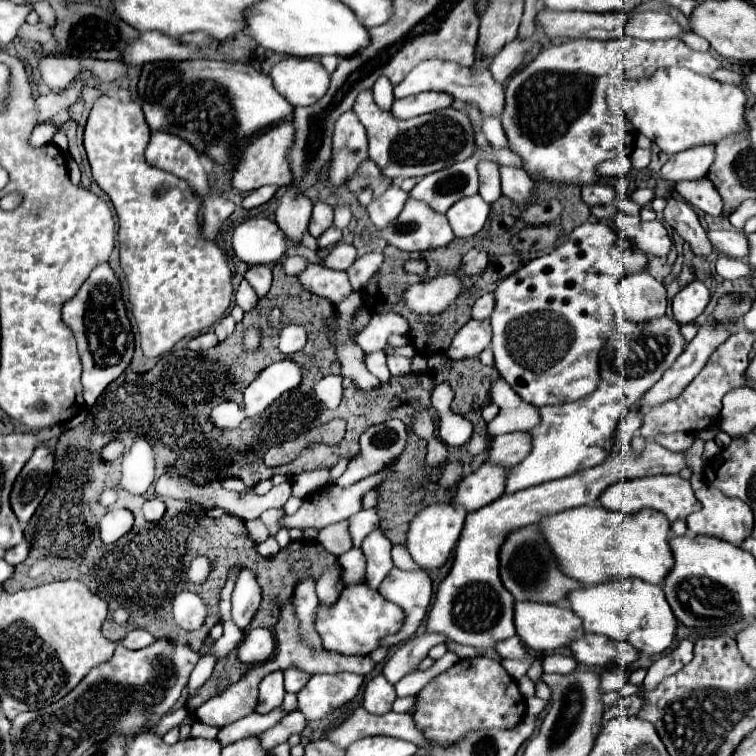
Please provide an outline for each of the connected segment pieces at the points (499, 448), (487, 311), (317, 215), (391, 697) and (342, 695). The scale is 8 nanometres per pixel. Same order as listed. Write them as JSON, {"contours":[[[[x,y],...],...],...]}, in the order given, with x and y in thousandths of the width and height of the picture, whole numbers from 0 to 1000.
{"contours":[[[[675,571],[651,579],[646,593],[643,611],[661,614],[667,619],[677,619],[680,614],[690,611],[701,598],[701,577],[696,571]]],[[[640,389],[630,397],[627,402],[627,423],[640,423],[640,421],[648,421],[651,415],[651,407],[653,407],[653,389]]],[[[418,267],[415,270],[415,278],[413,278],[413,288],[410,288],[410,302],[407,307],[421,315],[434,299],[439,299],[439,286],[442,286],[442,278],[437,270],[431,267]]],[[[508,892],[495,894],[481,913],[481,937],[492,944],[511,944],[519,939],[519,929],[524,926],[521,905],[508,899]]],[[[463,889],[418,892],[394,915],[394,939],[405,947],[405,952],[423,952],[463,929],[476,913],[479,899],[479,894]]]]}

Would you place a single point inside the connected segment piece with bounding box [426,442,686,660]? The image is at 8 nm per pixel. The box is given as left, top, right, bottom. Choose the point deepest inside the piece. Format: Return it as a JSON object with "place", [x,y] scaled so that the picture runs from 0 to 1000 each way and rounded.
{"place":[624,803]}

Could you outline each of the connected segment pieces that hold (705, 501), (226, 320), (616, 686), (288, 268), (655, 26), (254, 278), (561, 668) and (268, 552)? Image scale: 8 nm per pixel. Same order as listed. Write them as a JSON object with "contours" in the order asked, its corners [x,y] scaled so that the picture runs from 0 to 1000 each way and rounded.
{"contours":[[[[939,643],[926,646],[921,651],[921,659],[929,664],[929,675],[923,675],[907,685],[910,701],[918,704],[921,709],[944,709],[944,712],[960,714],[971,722],[979,722],[995,706],[997,680],[995,680],[995,672],[987,664],[981,664],[979,659],[963,659],[952,648],[939,646]]],[[[302,415],[302,418],[296,418],[291,426],[286,426],[286,431],[283,431],[283,439],[286,439],[286,444],[288,444],[288,450],[294,452],[294,450],[299,450],[307,439],[310,439],[310,431],[312,431],[312,423]]],[[[799,889],[794,894],[794,913],[796,915],[820,913],[825,905],[828,905],[828,894],[823,889]]],[[[386,339],[386,341],[373,344],[373,354],[384,365],[392,365],[394,360],[399,360],[405,354],[405,349],[407,349],[407,344],[402,339]]],[[[878,13],[873,16],[849,16],[849,19],[831,19],[836,26],[825,34],[825,42],[839,50],[894,50],[899,48],[899,34],[894,26],[881,21]]],[[[347,349],[347,352],[331,352],[325,365],[323,365],[333,381],[339,384],[341,392],[349,392],[360,376],[360,360],[357,360],[357,352],[354,349]]],[[[722,865],[720,868],[720,889],[751,892],[762,884],[762,873],[749,865]]],[[[354,712],[352,717],[347,717],[347,720],[341,720],[339,725],[341,725],[341,730],[344,730],[347,735],[352,735],[352,738],[357,738],[357,735],[362,735],[362,733],[368,733],[368,728],[370,728],[370,722],[368,722],[368,717],[365,717],[362,712]]]]}

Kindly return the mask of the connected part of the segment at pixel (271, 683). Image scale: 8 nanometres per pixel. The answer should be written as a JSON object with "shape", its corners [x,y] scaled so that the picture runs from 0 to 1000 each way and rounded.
{"shape":[[[368,886],[368,889],[360,889],[360,892],[347,897],[347,902],[344,902],[344,926],[341,926],[339,942],[352,944],[352,942],[368,937],[373,931],[373,923],[376,923],[376,894]]]}

